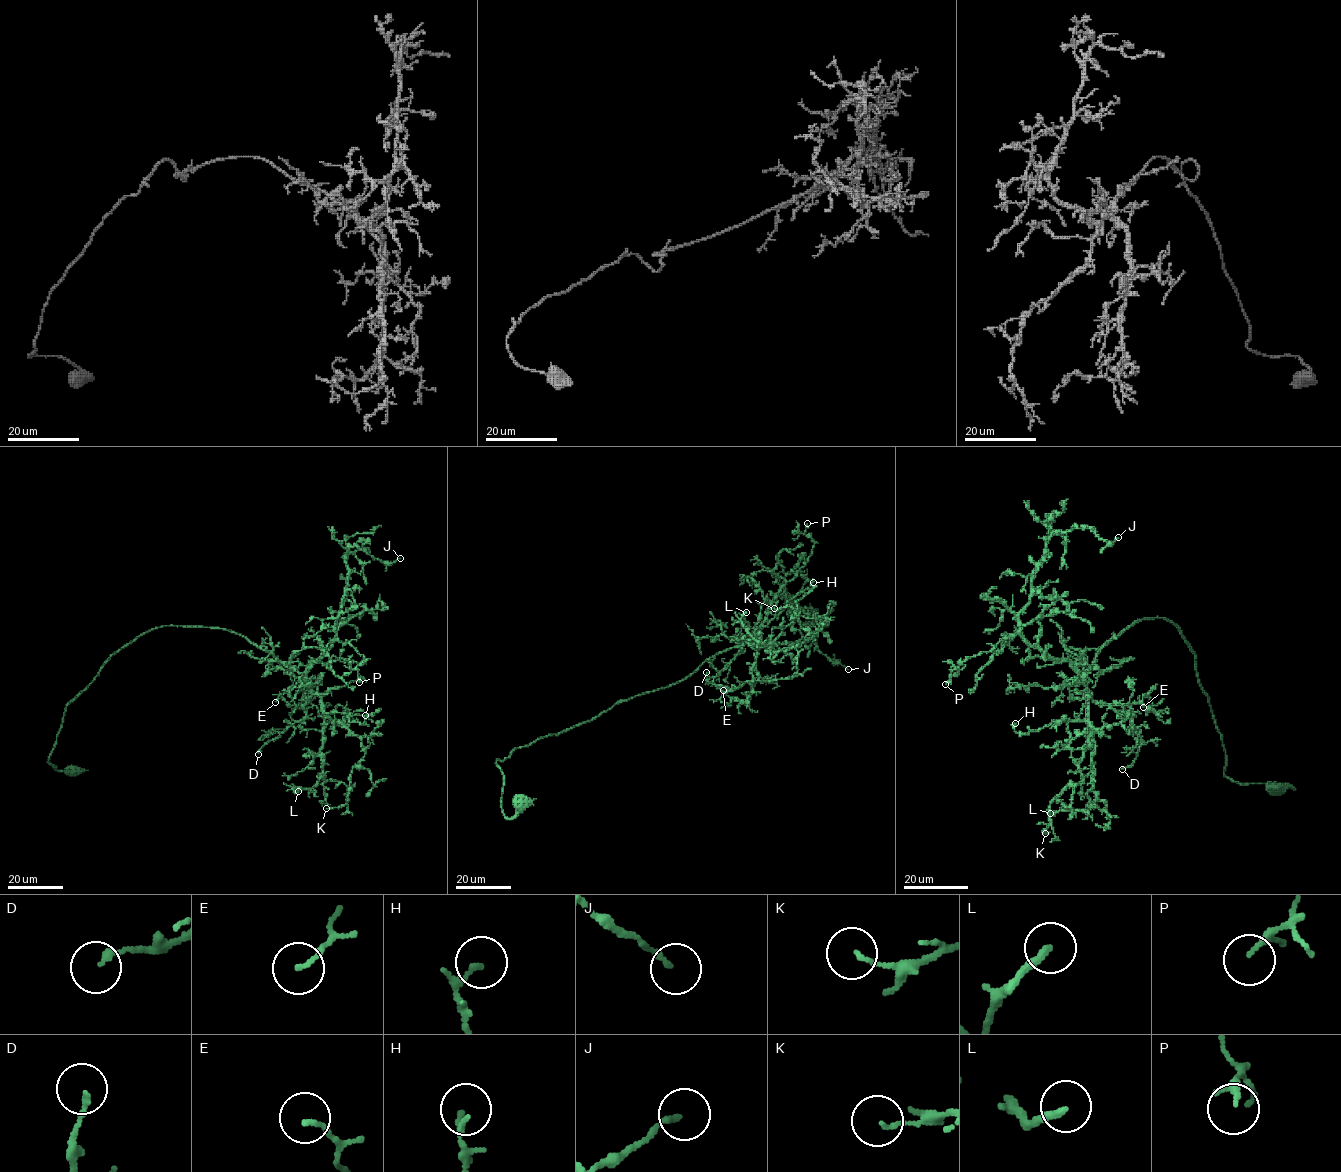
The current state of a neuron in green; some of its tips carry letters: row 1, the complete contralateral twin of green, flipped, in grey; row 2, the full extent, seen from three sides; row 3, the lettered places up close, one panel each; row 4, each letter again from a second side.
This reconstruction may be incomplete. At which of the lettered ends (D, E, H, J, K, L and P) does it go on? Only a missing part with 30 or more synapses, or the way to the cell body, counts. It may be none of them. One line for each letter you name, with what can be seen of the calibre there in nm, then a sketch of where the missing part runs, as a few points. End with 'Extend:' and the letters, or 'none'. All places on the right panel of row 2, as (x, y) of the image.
Extend: none

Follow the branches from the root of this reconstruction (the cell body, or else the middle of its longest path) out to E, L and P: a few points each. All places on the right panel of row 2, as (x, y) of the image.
E: (1276, 789), (1293, 788), (1224, 774), (1164, 618), (1083, 675), (1093, 700), (1143, 707)
L: (1276, 789), (1293, 788), (1224, 774), (1195, 654), (1172, 622), (1148, 618), (1084, 673), (1089, 803), (1050, 813)
P: (1276, 789), (1293, 788), (1224, 774), (1195, 654), (1164, 618), (1122, 631), (1084, 672), (1016, 634), (945, 684)

